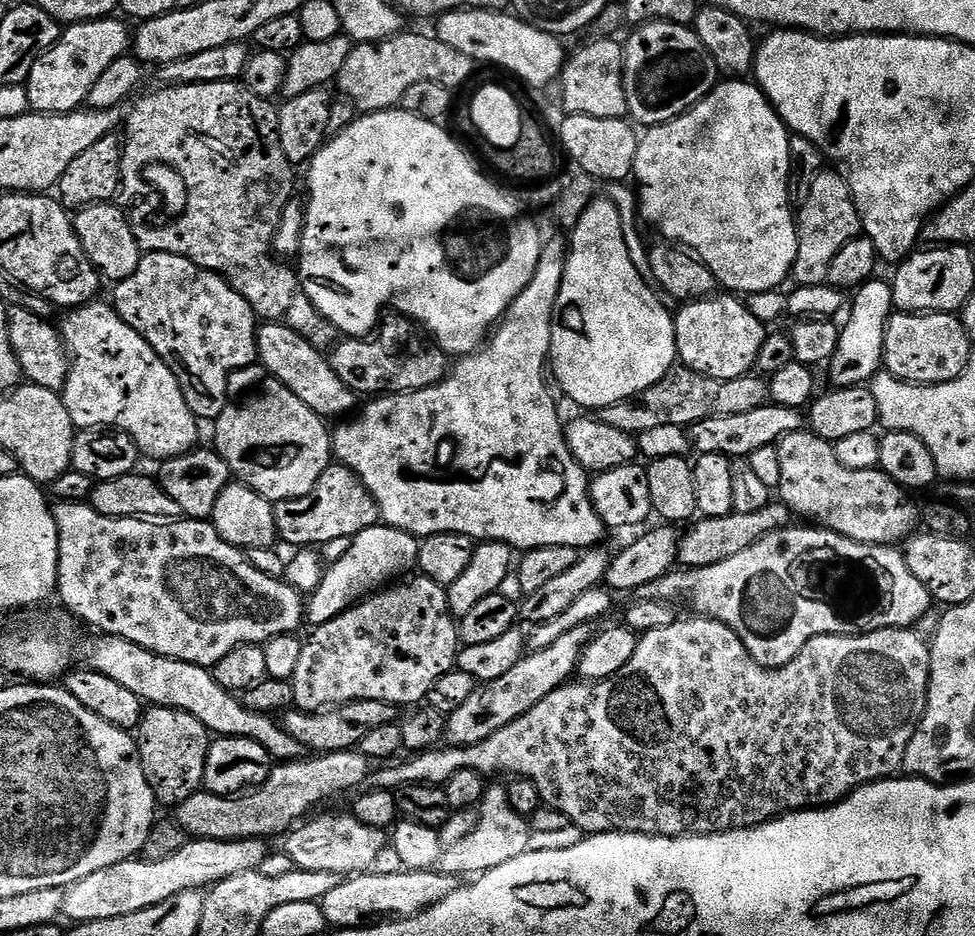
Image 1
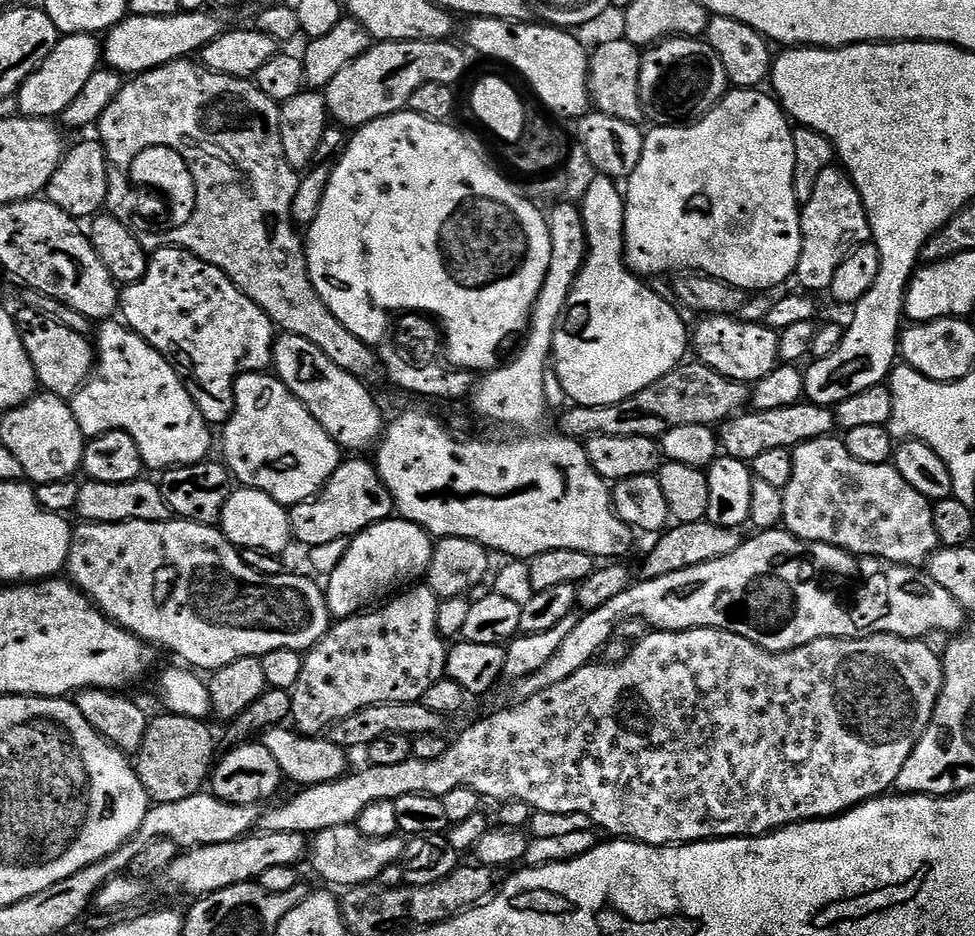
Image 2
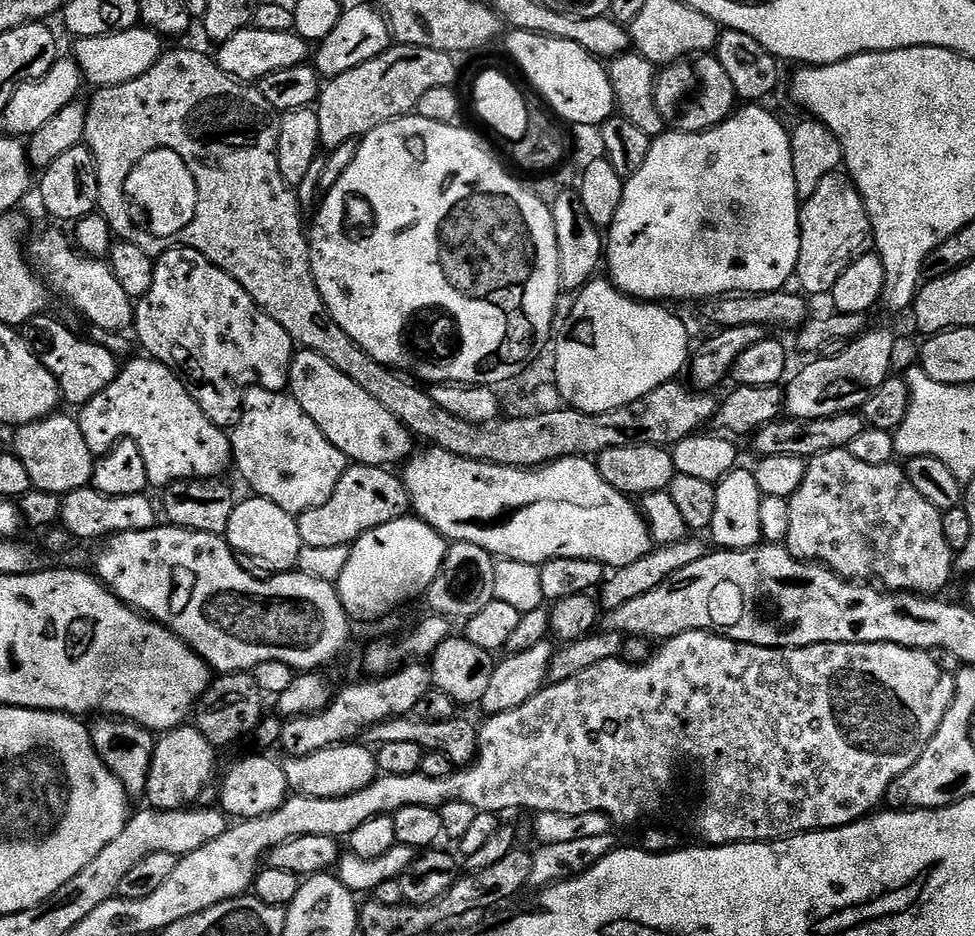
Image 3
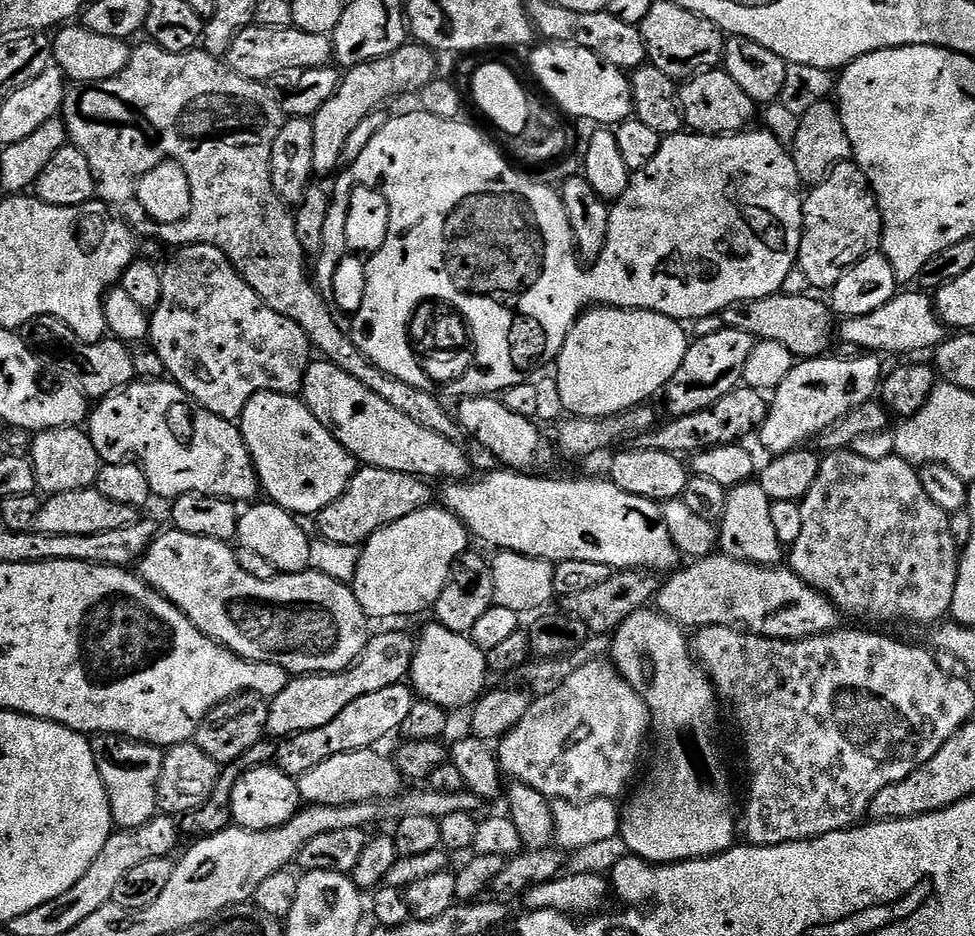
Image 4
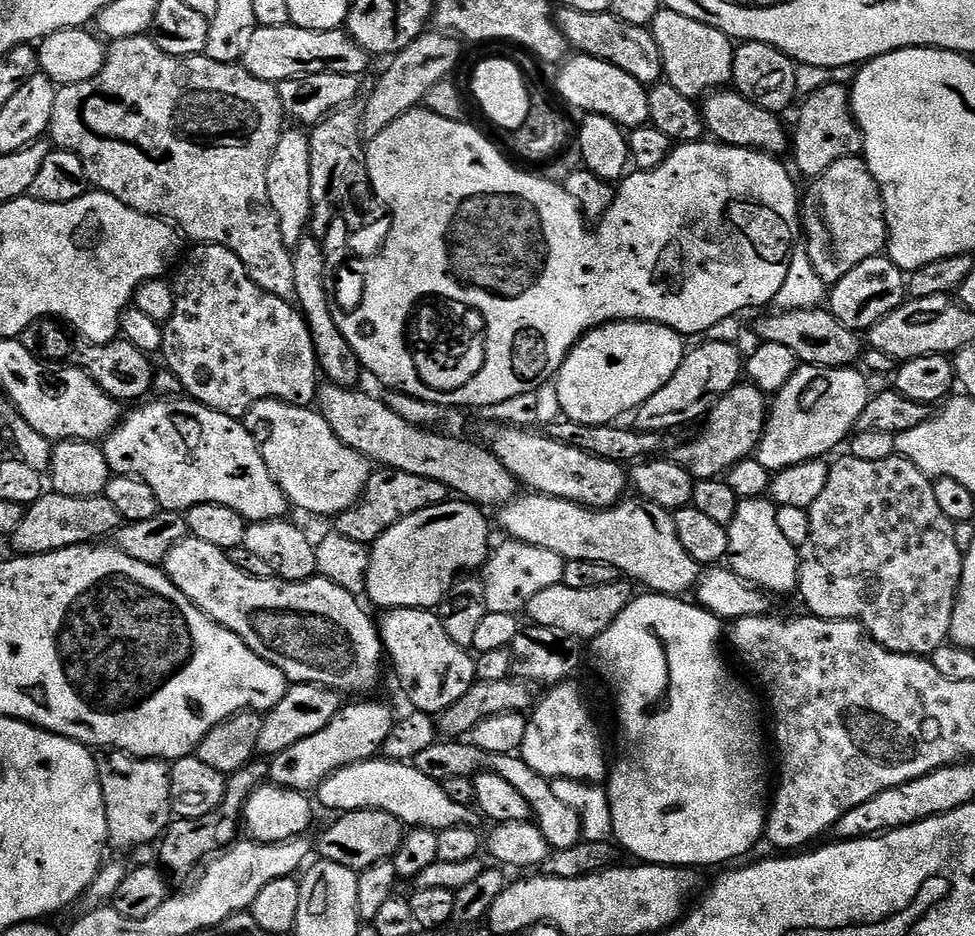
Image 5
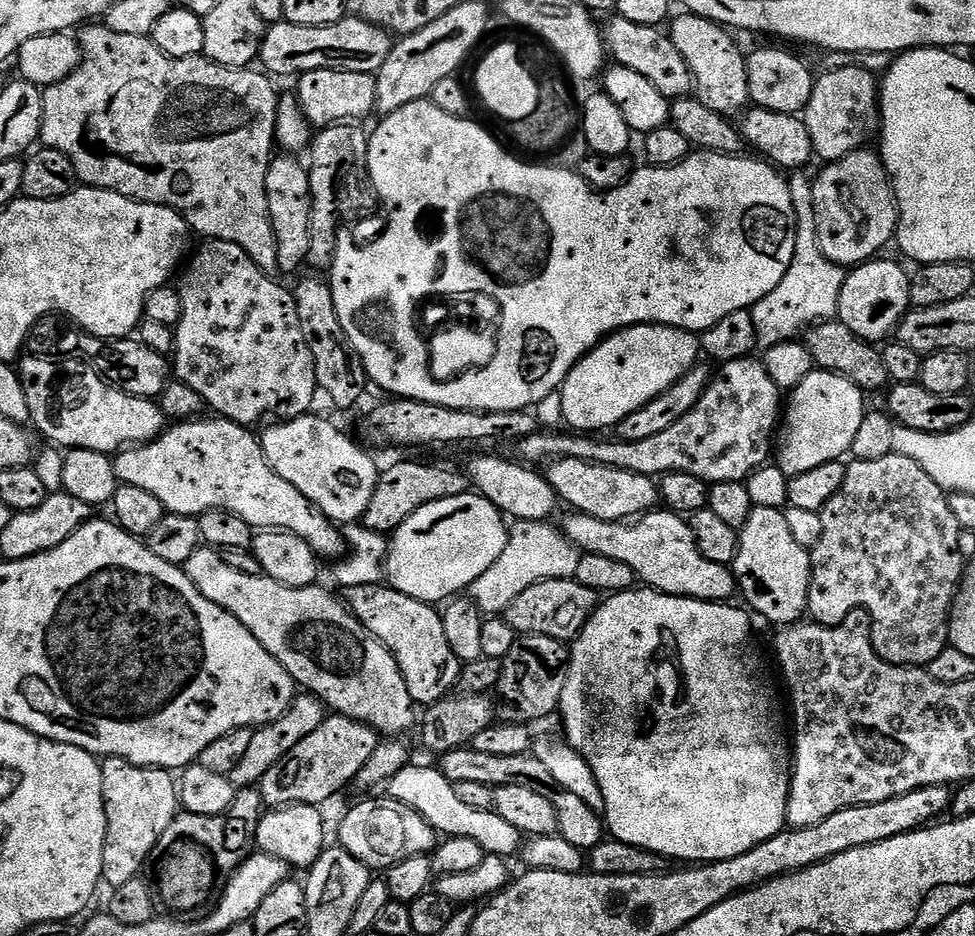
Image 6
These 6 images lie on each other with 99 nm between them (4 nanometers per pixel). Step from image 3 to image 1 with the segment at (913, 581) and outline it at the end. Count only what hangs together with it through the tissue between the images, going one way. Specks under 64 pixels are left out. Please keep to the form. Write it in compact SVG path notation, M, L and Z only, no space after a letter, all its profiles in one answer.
M808 430L784 436L775 447L778 450L778 462L782 466L782 482L778 489L778 495L780 495L778 500L779 503L787 506L793 517L805 516L808 519L805 521L813 525L829 532L836 532L837 535L845 536L848 540L853 540L858 544L873 546L903 545L917 531L918 508L908 504L909 493L879 468L846 470L846 466L838 462L836 449L831 443L821 443L820 452L816 452L818 441Z

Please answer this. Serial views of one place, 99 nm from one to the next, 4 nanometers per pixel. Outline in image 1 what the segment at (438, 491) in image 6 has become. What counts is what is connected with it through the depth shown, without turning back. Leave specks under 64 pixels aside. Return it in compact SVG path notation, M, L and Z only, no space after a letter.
M333 462L322 478L318 478L310 494L297 500L281 500L275 505L274 522L281 541L293 544L296 550L312 550L339 539L352 539L362 530L377 527L381 523L380 507L355 472L342 463Z

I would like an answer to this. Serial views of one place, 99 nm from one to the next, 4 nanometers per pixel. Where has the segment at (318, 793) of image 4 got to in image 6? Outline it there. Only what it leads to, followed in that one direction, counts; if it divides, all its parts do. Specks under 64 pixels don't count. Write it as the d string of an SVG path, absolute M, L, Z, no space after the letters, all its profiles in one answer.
M406 767L393 780L388 781L386 792L393 796L391 799L397 805L421 816L441 837L469 836L478 842L478 846L482 846L485 854L505 858L512 858L515 852L517 855L521 847L522 833L514 830L514 826L510 826L510 822L503 820L495 810L474 810L474 806L466 806L466 802L454 794L454 784L440 773L439 767Z

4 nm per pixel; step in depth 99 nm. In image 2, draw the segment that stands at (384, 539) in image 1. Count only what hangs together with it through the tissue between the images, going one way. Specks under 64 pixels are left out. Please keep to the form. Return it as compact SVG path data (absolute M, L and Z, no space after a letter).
M403 518L383 520L359 536L351 537L345 556L326 580L329 617L333 621L345 620L347 616L355 616L375 605L381 598L391 597L397 590L419 581L416 579L419 576L421 579L430 566L433 547L434 540L429 533Z

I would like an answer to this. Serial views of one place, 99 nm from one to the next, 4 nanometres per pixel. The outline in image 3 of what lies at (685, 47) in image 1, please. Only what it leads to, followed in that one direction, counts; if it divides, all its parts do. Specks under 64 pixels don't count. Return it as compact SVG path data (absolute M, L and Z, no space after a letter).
M697 54L665 64L656 78L654 100L665 125L677 132L704 132L716 128L732 115L738 104L734 82L722 70L722 62L712 54Z

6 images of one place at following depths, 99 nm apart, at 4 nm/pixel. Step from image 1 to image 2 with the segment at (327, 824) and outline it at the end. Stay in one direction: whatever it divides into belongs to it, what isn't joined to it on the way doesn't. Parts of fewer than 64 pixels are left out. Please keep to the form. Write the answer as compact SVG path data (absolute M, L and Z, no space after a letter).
M353 825L338 826L315 833L310 840L312 868L328 884L337 884L340 890L356 888L359 884L379 881L388 867L399 865L404 857L404 844L399 835L382 840L370 840Z

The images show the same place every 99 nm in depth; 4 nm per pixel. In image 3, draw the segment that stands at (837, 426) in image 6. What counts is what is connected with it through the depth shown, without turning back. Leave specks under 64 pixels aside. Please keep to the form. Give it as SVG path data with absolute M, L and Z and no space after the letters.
M874 328L857 336L839 356L819 358L820 360L806 365L796 377L793 375L787 381L784 406L789 417L813 420L833 416L839 412L863 409L870 394L878 390L878 386L882 386L882 382L893 371L892 355L896 352L896 340L892 337L891 330Z

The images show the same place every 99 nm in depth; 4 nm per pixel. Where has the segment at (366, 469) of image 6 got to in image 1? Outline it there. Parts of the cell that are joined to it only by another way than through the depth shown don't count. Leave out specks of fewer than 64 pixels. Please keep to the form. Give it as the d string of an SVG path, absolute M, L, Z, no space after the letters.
M255 367L246 368L243 372L235 372L228 379L228 395L230 397L227 406L224 407L224 412L219 420L215 421L216 428L216 445L215 451L220 455L225 462L228 463L228 471L239 483L252 488L260 496L265 496L268 500L279 502L281 500L297 500L306 494L310 494L310 490L314 490L314 486L318 482L318 478L322 478L322 474L328 468L329 464L333 463L334 457L332 454L332 432L325 419L317 415L309 406L300 401L284 384L273 378L263 378L264 380L256 380Z

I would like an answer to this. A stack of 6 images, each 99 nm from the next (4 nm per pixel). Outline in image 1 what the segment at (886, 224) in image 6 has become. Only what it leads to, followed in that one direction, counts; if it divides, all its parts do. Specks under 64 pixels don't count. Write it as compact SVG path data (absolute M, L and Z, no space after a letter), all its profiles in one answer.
M822 170L807 187L810 198L806 198L806 206L802 206L796 216L798 254L791 275L791 279L802 288L827 284L830 262L834 262L838 250L857 239L862 232L852 191L839 172Z

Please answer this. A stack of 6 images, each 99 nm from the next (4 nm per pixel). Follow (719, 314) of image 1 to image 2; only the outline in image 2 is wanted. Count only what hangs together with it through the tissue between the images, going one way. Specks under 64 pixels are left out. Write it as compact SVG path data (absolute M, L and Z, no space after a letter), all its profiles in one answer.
M709 316L699 322L701 324L691 333L690 344L694 352L696 348L695 359L710 370L739 384L755 386L780 364L780 333L767 323L743 324L740 318L731 316Z

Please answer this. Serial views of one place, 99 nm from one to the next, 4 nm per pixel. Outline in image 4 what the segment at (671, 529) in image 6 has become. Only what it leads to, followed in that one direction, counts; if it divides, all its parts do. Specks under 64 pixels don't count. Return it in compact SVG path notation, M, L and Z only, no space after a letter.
M499 471L488 472L481 480L448 482L443 485L443 507L453 512L475 539L477 536L493 544L493 549L521 552L553 562L602 562L613 570L647 570L653 574L671 573L681 563L681 554L674 546L670 532L666 530L664 509L657 501L626 494L607 478L547 480L549 477L544 474Z

